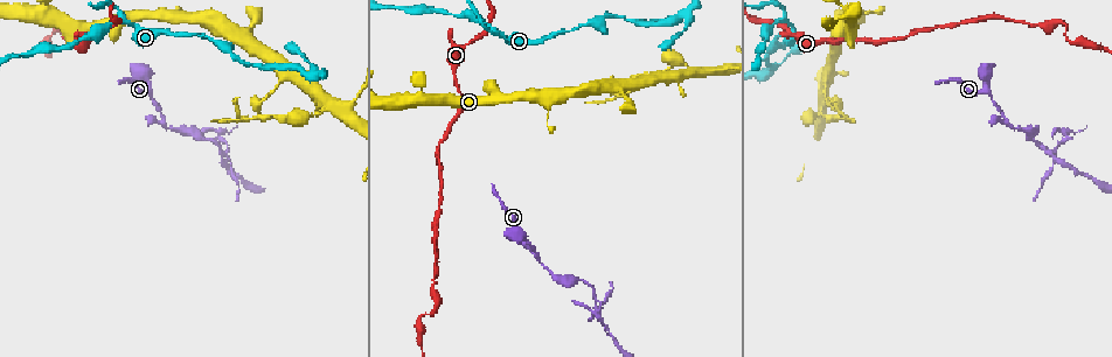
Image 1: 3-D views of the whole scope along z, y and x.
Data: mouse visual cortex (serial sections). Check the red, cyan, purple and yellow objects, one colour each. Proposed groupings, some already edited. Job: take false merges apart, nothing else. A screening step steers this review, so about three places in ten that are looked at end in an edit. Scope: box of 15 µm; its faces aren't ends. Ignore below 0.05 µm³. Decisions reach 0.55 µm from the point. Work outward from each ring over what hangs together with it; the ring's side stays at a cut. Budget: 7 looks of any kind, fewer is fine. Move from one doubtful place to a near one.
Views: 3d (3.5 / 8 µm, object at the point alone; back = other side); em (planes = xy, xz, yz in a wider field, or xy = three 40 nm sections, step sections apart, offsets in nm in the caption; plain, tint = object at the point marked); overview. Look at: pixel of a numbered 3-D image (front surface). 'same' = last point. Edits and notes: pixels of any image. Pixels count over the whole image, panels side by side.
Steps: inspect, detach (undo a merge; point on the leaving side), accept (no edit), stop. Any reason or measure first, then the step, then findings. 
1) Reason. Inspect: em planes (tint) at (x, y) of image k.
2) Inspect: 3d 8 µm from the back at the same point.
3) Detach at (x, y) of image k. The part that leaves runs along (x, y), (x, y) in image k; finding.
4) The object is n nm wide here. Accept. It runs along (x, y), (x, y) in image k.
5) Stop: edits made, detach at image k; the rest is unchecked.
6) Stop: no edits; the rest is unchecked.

Three-way junction. Inspect: 3d 3.5 µm from the back at (497, 32) of image 1.

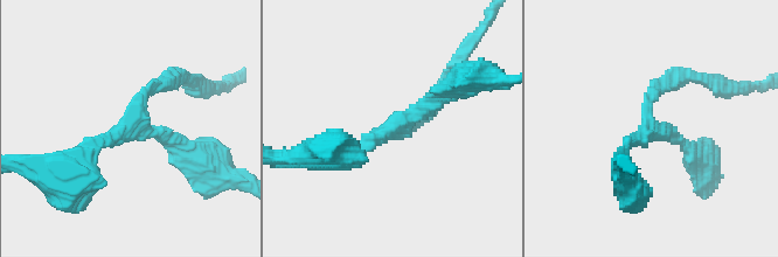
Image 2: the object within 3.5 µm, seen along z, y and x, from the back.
Now the EM. Inspect: em xy step 2 (tint) at (388, 135) of image 2.

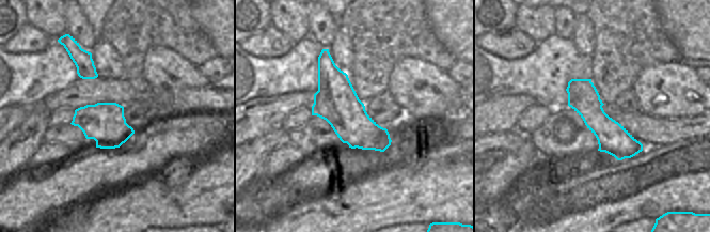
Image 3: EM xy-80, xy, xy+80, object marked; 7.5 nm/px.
The object is 320 nm wide here. Accept. It runs along (326, 52), (335, 101), (382, 148) in image 3; all the same cell.

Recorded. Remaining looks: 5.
Thin neck. Inspect: 3d 3.5 µm at (679, 36) of image 1.

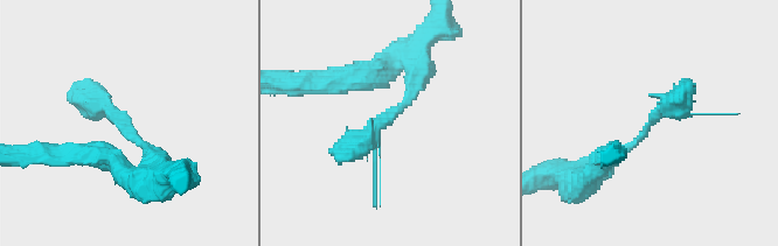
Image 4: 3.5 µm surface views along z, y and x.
Now the EM. Inspect: em xy step 5 (tint) at (648, 122) of image 4.

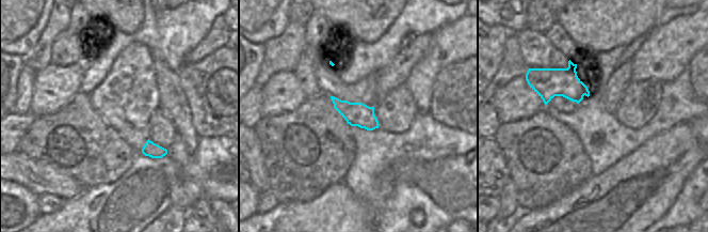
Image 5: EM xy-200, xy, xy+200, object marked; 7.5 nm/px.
Accept. It runs along (419, 68), (409, 102), (337, 161) in image 4; all the same cell.

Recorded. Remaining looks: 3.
Three-way junction. Inspect: 3d 8 µm from the back at (1048, 151) of image 1.

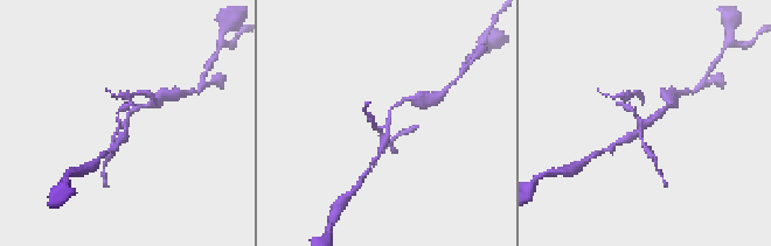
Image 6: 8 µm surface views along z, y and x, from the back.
Closer look. Inspect: 3d 3.5 µm at (124, 124) of image 6.

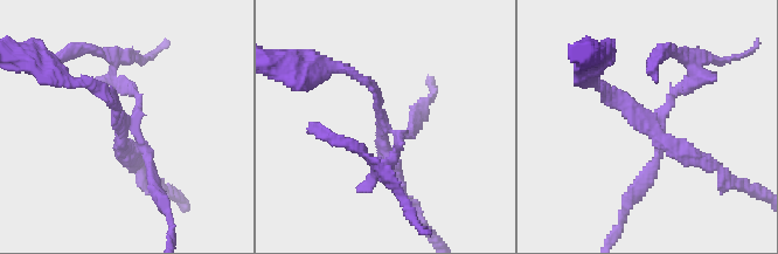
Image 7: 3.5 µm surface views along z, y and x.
Need the tissue. Inspect: em xy step 5 (tint) at (121, 119) of image 7.

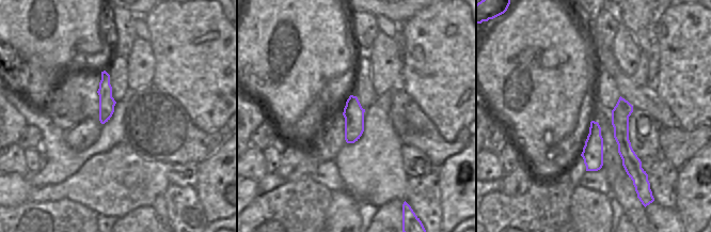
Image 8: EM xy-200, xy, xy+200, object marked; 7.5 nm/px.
Detach at (119, 87) of image 7. The part that leaves runs along (131, 119), (138, 98), (95, 48) in image 7; two cells meet here.

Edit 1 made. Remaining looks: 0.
Stop: edits made, detach at image 7; the rest is unchecked.

